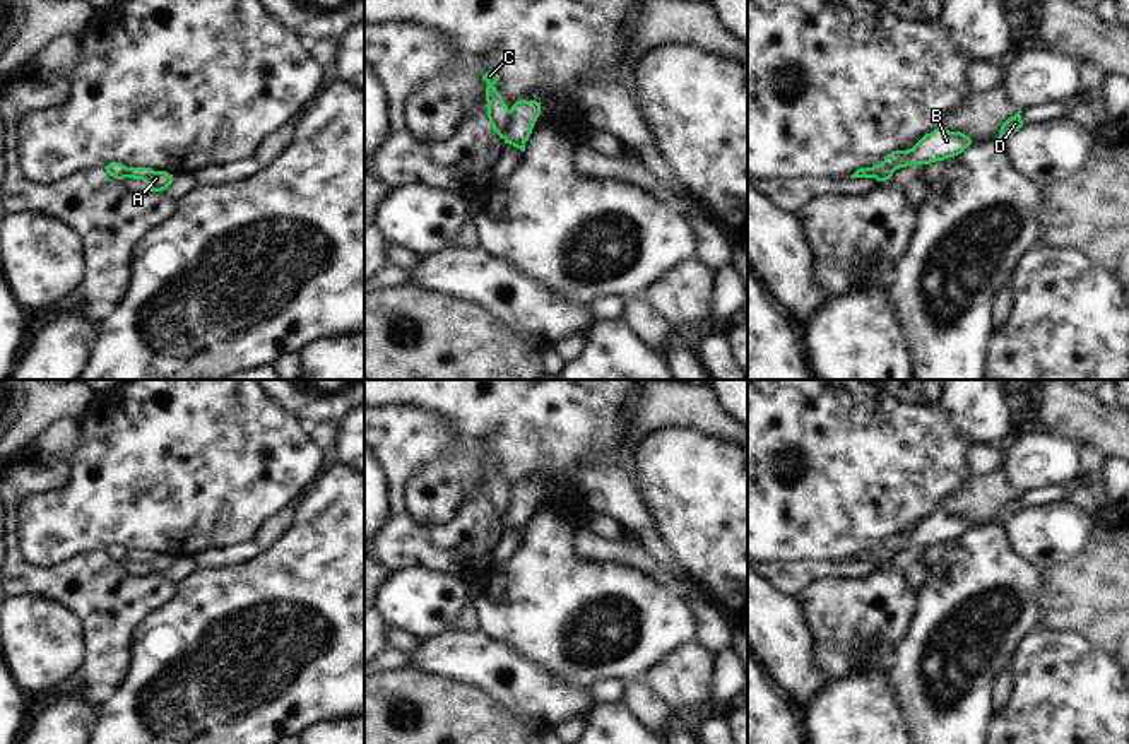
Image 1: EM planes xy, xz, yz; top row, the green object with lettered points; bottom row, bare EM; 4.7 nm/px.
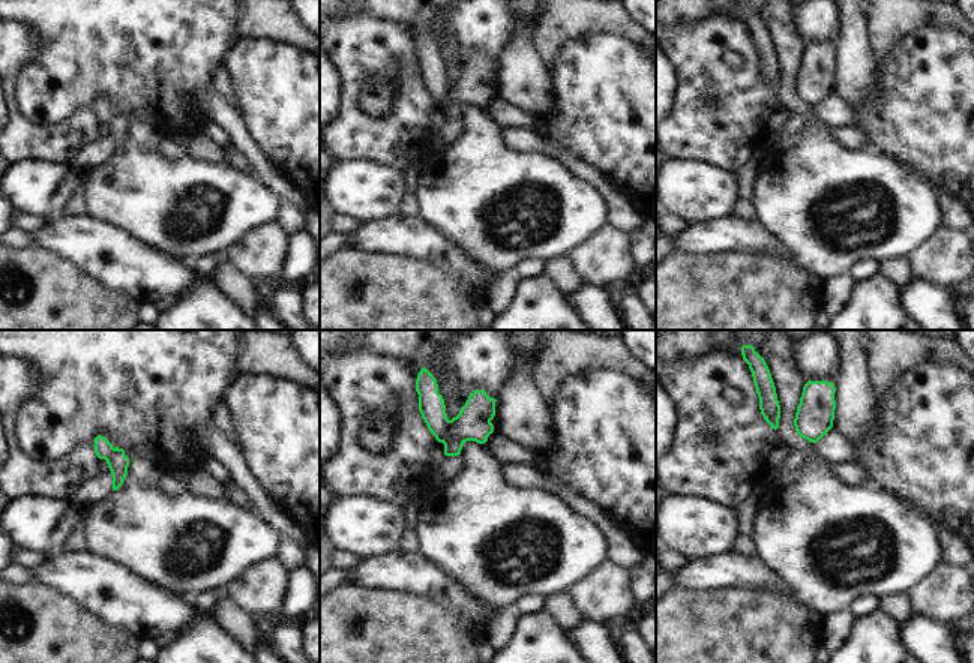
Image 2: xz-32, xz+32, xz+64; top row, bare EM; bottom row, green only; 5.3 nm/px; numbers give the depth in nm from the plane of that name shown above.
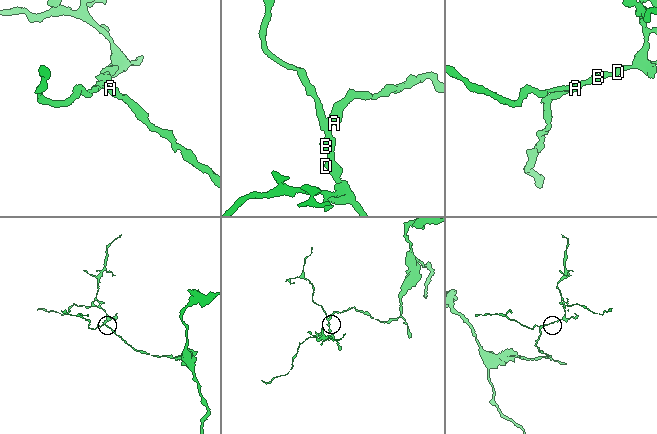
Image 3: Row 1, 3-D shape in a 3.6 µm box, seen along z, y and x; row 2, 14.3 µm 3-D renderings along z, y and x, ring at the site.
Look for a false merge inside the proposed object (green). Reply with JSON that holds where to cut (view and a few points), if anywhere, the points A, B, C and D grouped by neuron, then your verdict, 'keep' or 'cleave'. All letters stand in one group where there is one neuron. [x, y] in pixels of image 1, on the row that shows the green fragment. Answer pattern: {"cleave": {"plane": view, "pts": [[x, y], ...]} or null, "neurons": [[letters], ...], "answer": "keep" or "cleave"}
{"cleave": {"plane": "xz", "pts": [[510, 110], [508, 130], [503, 137]]}, "neurons": [["A"], ["B", "C", "D"]], "answer": "cleave"}

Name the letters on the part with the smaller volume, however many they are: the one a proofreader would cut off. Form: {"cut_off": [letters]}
{"cut_off": ["B", "C", "D"]}

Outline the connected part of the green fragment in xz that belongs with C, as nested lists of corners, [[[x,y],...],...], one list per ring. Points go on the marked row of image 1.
[[[493,70],[482,75],[482,80],[488,82],[486,101],[488,101],[488,118],[493,130],[505,139],[510,125],[508,106],[505,104],[501,94],[496,91],[494,84],[499,80],[499,75]]]

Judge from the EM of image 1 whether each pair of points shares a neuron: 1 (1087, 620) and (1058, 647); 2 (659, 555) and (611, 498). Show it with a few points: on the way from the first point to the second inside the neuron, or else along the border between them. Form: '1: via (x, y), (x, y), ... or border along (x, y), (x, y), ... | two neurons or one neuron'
1: border along (1040, 625), (1058, 631), (1075, 631), (1107, 655) | two neurons
2: via (650, 541), (649, 534), (625, 510) | one neuron

